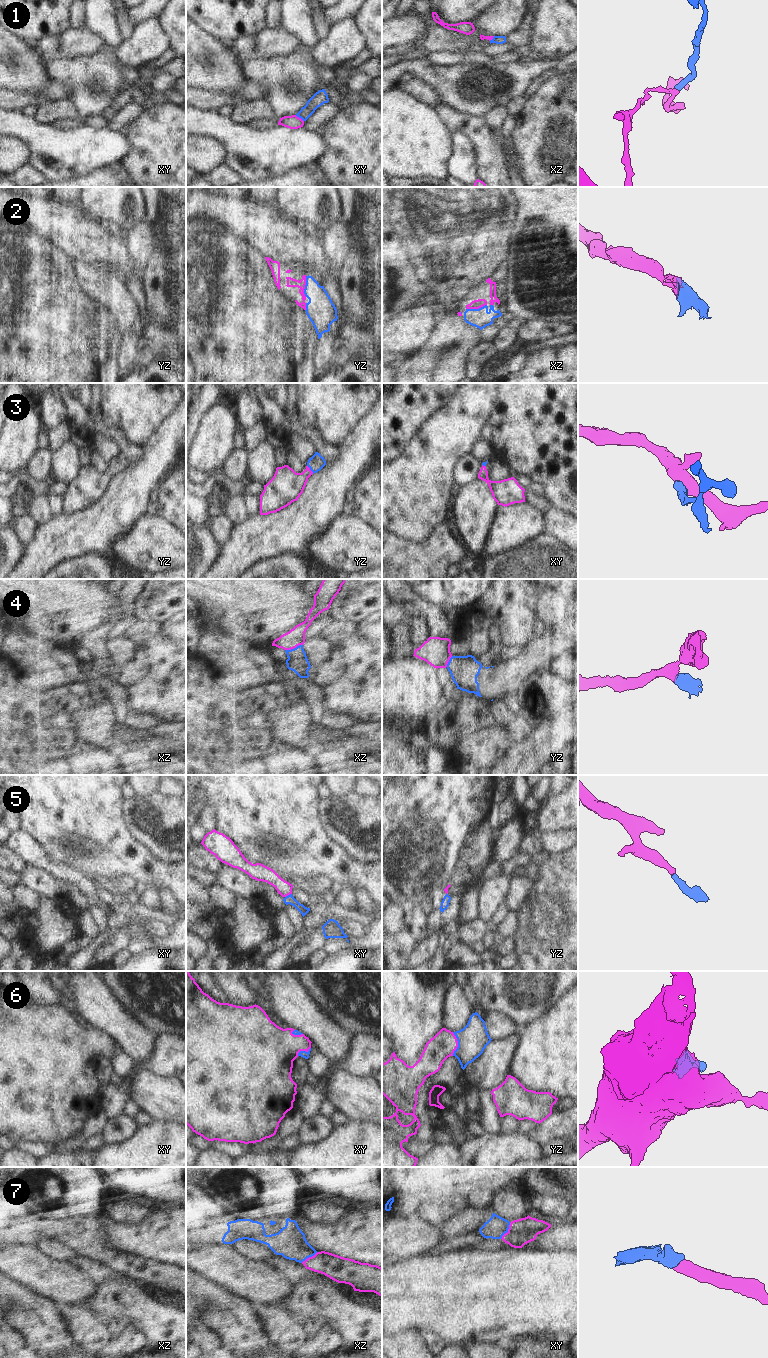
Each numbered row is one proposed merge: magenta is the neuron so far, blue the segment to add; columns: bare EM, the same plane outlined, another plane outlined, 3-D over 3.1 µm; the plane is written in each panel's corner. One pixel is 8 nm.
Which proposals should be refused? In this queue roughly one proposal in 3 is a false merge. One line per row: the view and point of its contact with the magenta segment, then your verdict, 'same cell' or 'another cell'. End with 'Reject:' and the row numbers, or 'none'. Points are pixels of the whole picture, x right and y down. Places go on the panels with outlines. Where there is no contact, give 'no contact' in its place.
1: contact xy (298, 117); another cell
2: contact yz (304, 286); same cell
3: contact yz (309, 469); same cell
4: contact xz (293, 648); same cell
5: contact xy (288, 894); same cell
6: contact yz (457, 1044); same cell
7: contact xy (508, 1230); same cell
Reject: 1

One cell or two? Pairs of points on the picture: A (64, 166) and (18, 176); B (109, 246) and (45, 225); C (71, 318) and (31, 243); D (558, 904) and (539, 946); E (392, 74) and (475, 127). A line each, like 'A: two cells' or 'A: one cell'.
A: two cells
B: one cell
C: one cell
D: one cell
E: two cells

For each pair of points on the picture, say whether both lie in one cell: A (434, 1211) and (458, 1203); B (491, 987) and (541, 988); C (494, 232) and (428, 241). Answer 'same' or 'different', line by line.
A: same
B: same
C: same

